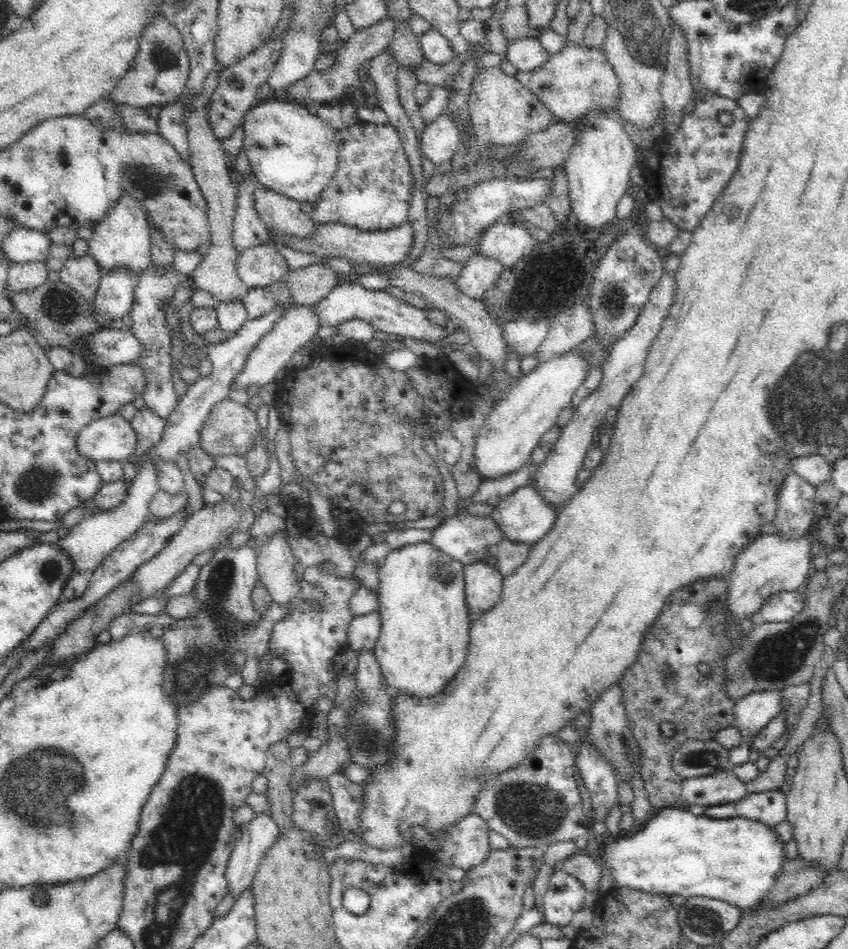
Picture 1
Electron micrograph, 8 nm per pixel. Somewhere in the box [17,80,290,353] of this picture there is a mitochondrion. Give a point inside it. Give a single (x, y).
(147, 180)

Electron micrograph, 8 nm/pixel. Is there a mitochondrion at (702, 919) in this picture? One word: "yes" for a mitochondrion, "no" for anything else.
yes

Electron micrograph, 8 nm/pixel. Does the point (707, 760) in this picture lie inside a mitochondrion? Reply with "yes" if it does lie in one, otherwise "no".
yes

